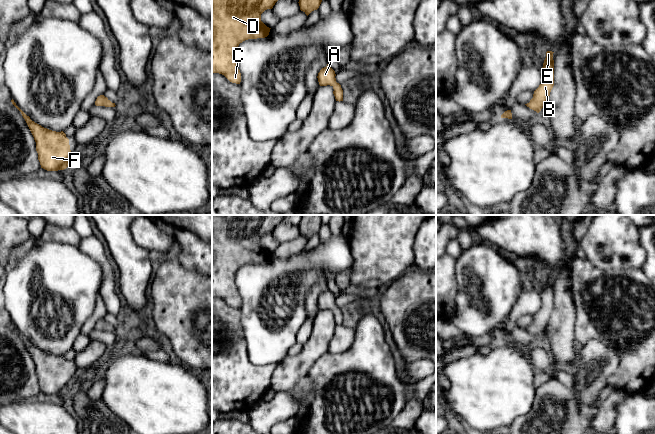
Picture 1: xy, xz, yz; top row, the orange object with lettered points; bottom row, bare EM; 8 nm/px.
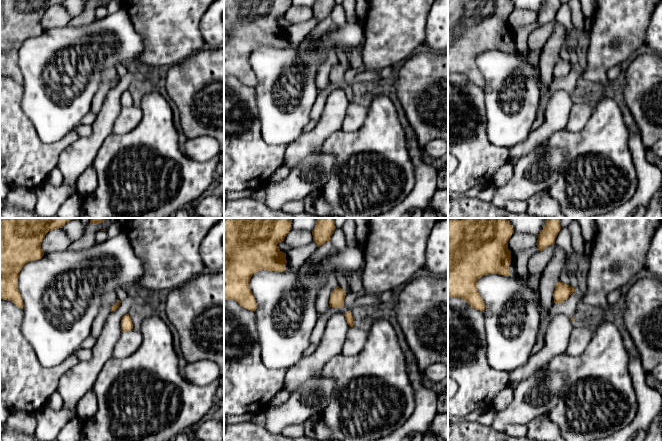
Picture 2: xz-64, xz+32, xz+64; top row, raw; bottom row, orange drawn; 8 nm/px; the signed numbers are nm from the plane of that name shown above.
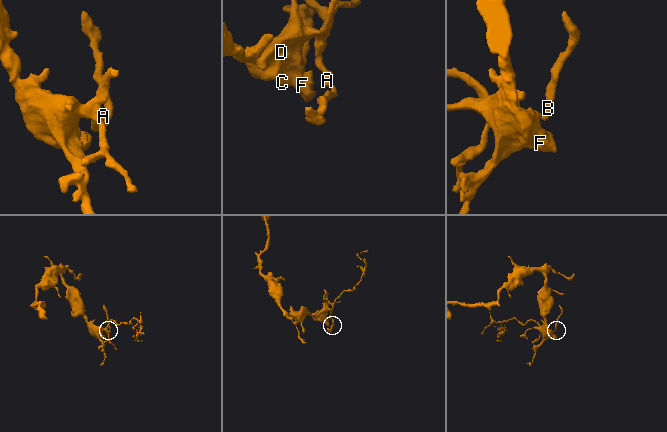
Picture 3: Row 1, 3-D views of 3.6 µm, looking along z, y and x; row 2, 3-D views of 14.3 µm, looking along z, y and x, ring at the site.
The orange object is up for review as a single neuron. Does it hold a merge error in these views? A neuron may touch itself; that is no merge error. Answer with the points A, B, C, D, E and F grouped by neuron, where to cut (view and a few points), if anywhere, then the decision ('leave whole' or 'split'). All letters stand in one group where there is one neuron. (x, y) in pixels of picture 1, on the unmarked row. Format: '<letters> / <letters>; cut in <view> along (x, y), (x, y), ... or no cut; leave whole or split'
A B C D E F; no cut; leave whole

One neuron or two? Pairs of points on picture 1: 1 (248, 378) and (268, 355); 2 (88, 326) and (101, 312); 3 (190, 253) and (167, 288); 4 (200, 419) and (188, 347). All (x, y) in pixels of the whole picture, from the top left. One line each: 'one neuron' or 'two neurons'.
1: two neurons
2: one neuron
3: two neurons
4: two neurons

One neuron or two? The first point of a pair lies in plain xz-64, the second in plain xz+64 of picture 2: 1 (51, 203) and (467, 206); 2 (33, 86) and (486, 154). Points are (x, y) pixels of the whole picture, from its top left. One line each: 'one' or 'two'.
1: two
2: two

